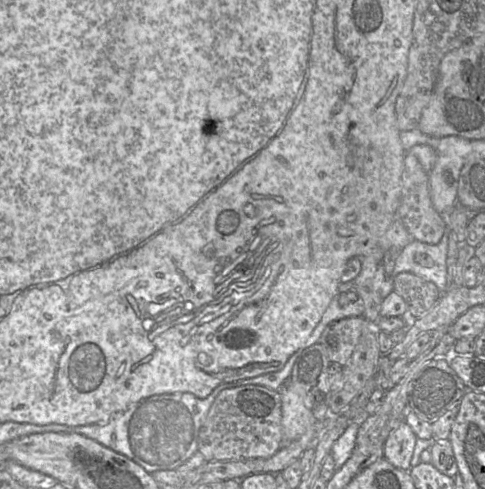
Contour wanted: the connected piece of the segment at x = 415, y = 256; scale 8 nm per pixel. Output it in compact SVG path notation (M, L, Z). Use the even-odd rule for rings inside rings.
M447 232L436 244L413 240L395 254L394 274L416 274L433 282L441 292L444 292L451 286L447 272L447 248Z

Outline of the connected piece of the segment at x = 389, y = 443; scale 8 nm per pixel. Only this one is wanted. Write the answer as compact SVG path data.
M403 421L385 440L383 457L397 468L411 469L417 439L411 427Z

